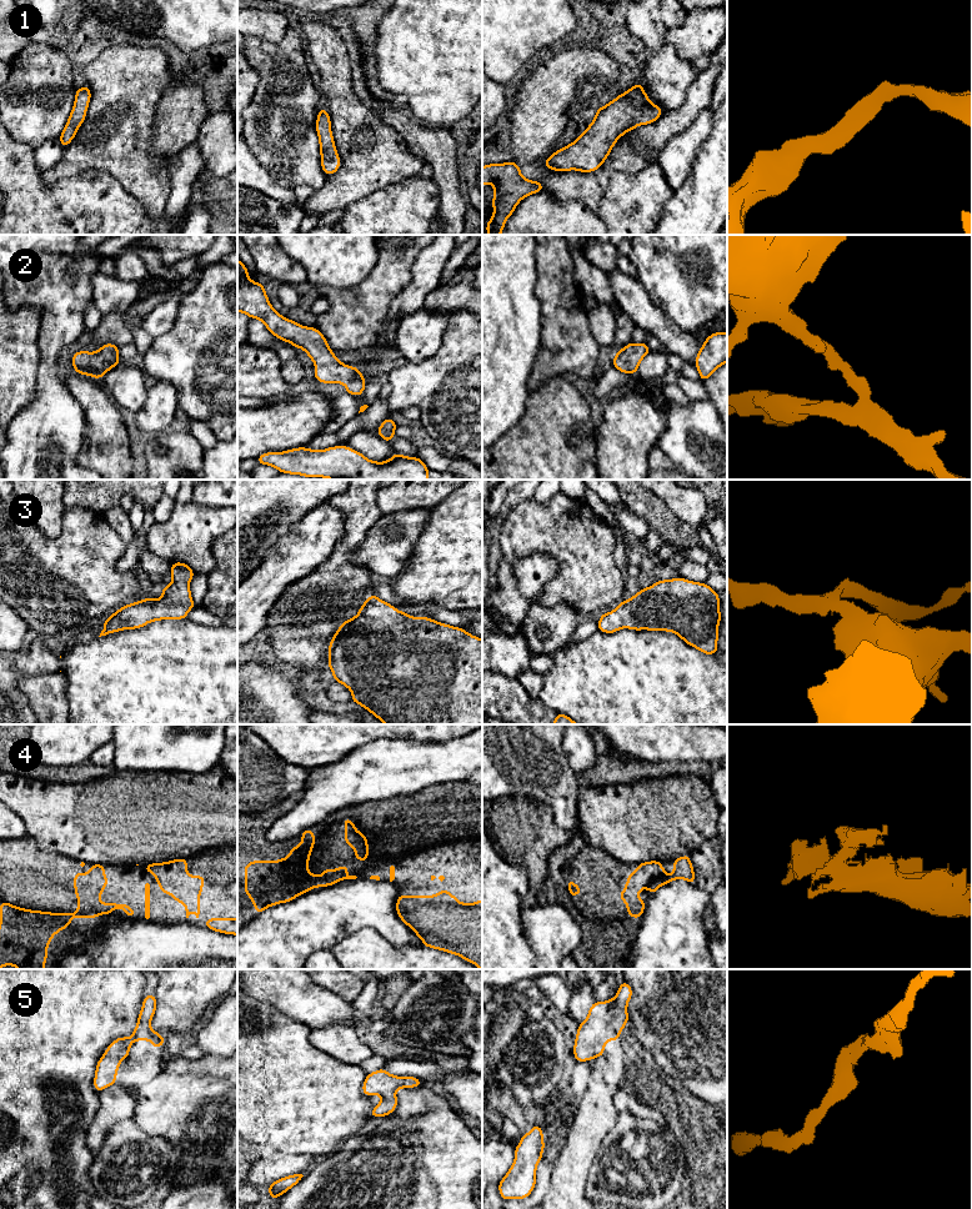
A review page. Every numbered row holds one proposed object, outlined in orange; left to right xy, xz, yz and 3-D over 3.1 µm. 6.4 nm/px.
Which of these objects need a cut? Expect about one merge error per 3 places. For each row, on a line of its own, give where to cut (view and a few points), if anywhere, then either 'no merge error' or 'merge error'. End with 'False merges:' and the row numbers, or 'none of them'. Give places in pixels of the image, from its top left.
1: no cut | no merge error
2: no cut | no merge error
3: no cut | no merge error
4: xy (78, 911), (81, 913), (96, 912), (99, 914) | merge error
5: no cut | no merge error
False merges: 4

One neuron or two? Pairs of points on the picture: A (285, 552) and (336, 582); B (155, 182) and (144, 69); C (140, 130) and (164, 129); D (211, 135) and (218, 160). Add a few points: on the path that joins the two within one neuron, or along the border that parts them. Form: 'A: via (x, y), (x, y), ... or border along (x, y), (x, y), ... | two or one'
A: border along (334, 548), (312, 571), (289, 586) | two
B: via (140, 154), (140, 98) | one
C: border along (159, 101), (151, 141), (151, 155), (155, 159) | two
D: via (218, 141), (218, 154) | one

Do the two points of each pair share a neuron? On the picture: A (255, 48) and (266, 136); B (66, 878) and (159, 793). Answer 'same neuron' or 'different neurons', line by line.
A: same neuron
B: different neurons

